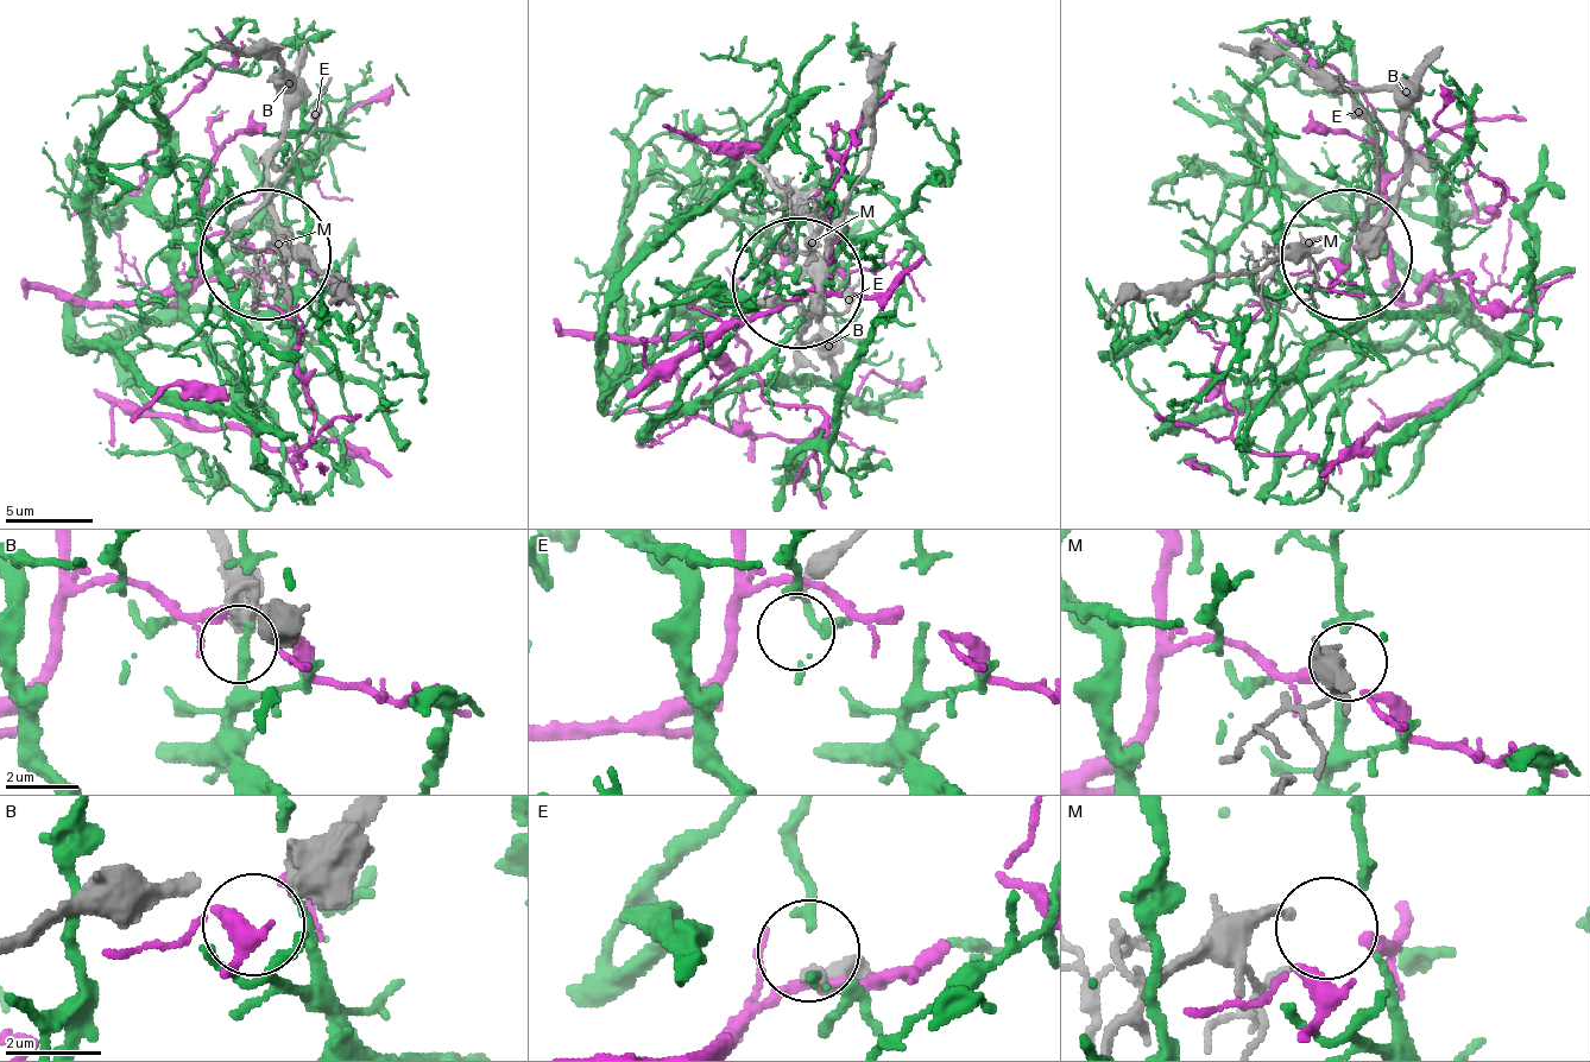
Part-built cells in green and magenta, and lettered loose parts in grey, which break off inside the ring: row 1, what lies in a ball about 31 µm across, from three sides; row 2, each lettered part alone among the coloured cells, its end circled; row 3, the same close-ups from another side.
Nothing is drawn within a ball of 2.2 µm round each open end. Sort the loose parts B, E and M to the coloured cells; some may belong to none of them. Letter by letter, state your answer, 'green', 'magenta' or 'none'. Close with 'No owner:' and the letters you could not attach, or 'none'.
B: none
E: none
M: green
No owner: B, E

